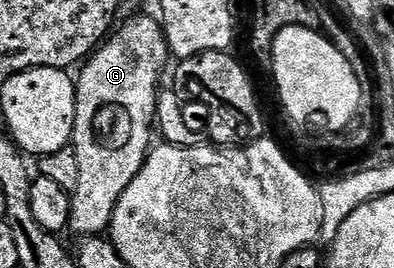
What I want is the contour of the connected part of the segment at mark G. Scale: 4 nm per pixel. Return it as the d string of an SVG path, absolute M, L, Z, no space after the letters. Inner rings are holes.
M155 17L152 18L132 18L124 23L121 21L79 67L80 78L78 74L75 79L76 111L70 145L78 156L78 185L70 191L72 203L68 230L76 233L77 239L80 240L103 235L111 227L114 208L122 192L130 188L134 176L138 176L138 172L144 167L150 147L153 145L156 100L158 87L161 85L160 73L164 70L164 61L169 61L170 55L168 42L164 38L164 27ZM116 113L124 114L128 122L118 123L113 128L112 134L100 134L100 114Z

